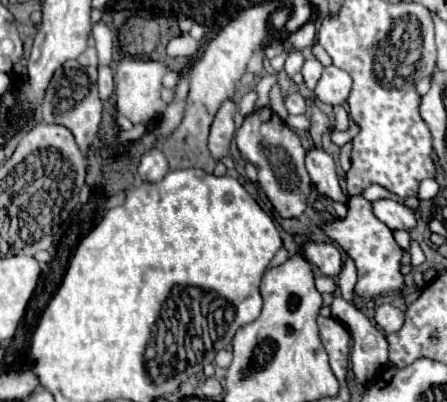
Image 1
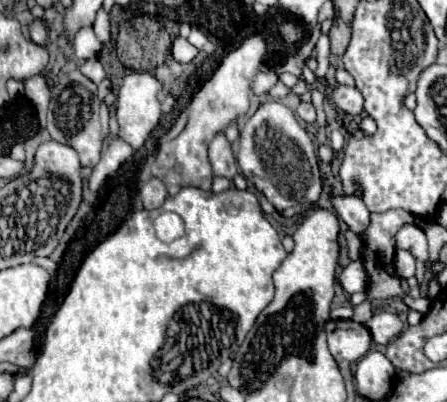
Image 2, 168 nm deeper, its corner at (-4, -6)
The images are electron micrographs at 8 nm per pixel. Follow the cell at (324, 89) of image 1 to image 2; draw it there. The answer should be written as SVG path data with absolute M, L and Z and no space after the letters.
M337 86L331 94L331 100L347 116L359 116L363 112L363 96L357 88Z

